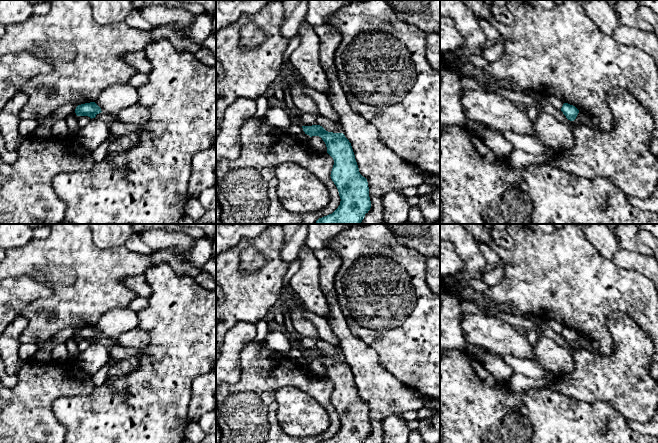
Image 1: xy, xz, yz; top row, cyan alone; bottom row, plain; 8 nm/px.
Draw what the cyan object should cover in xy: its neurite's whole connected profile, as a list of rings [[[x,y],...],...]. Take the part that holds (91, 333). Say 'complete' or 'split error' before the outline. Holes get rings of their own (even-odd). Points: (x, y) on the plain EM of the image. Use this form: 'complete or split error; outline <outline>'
complete; outline [[[95,326],[78,329],[75,333],[77,340],[88,340],[91,343],[101,336],[101,332]]]

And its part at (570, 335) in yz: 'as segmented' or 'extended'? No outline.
as segmented

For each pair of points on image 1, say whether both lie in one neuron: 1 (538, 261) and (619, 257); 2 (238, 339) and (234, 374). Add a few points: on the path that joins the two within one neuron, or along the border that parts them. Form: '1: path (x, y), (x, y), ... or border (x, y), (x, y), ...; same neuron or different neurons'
1: border (611, 260), (617, 265), (633, 271); different neurons
2: path (232, 348), (232, 365); same neuron

